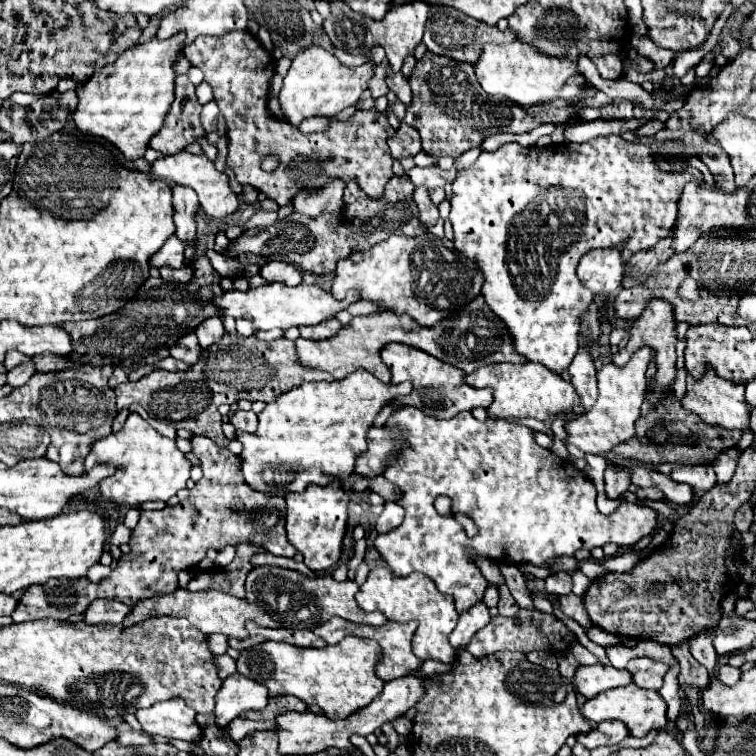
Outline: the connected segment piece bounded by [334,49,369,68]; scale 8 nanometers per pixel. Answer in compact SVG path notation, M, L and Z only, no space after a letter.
M336 49L336 53L334 53L334 55L340 59L340 63L349 68L359 67L369 61L367 56L350 55L350 53L348 53L348 51L344 51L344 49Z

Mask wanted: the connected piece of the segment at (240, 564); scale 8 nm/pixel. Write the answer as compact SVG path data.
M238 545L236 557L228 567L216 567L212 573L204 573L188 583L190 591L206 591L216 589L234 597L244 597L244 579L246 573L252 569L250 555L258 553L260 549L254 549L254 545Z

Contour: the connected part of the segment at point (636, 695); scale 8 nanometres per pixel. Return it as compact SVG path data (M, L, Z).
M630 683L630 685L626 685L626 687L608 689L608 691L598 693L598 695L592 697L592 699L586 699L586 703L580 707L580 713L582 713L588 721L592 721L592 723L598 723L598 721L604 721L604 719L624 721L624 723L628 725L628 731L630 731L632 737L646 737L646 735L650 733L650 729L662 731L662 729L666 729L666 725L668 725L664 699L662 699L656 691L642 689L642 687L634 685L634 683Z

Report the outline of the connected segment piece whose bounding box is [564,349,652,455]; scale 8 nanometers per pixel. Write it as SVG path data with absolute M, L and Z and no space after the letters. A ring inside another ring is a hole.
M638 349L632 359L624 367L616 367L614 363L604 365L598 371L598 399L590 411L582 417L568 419L564 429L568 433L568 441L582 449L584 453L606 455L612 447L634 435L634 423L640 417L642 393L646 391L646 369L652 359L650 349Z

